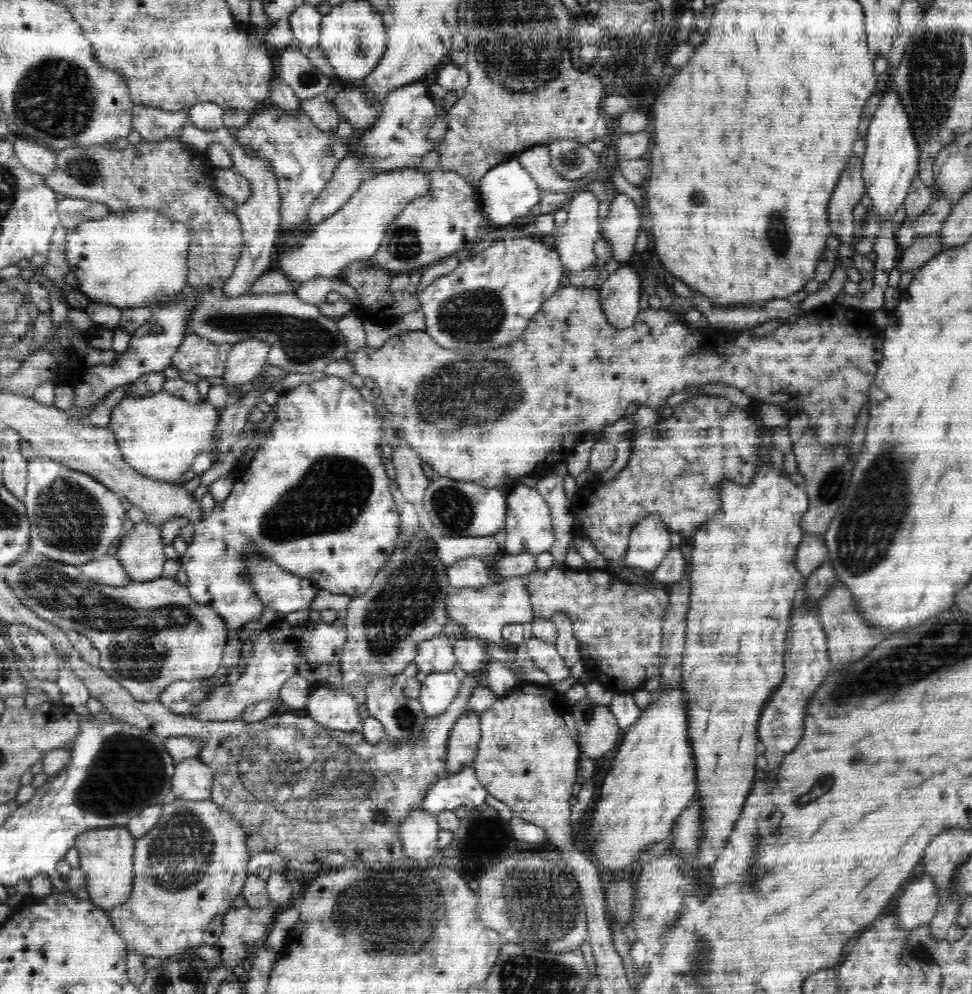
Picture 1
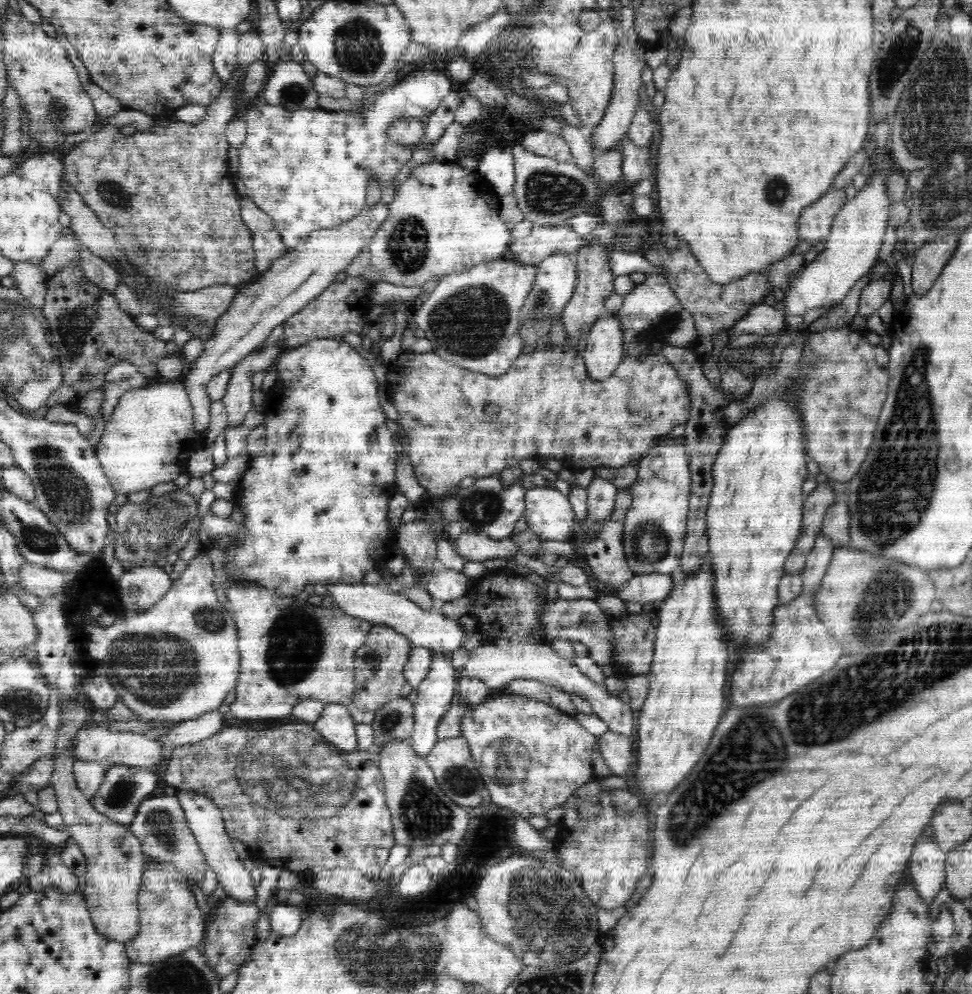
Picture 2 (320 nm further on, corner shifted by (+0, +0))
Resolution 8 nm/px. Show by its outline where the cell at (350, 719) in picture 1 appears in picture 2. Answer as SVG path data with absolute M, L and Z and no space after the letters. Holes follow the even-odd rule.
M324 704L322 716L314 723L315 728L321 735L329 741L334 748L341 749L342 752L355 752L358 746L357 723L350 715L350 706L344 704Z

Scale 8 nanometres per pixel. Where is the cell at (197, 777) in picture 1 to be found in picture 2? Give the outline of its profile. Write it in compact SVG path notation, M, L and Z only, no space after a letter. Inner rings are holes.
M175 790L181 808L184 810L188 826L194 833L200 851L206 857L208 868L214 870L217 874L222 890L231 896L234 900L240 902L250 902L256 899L256 889L252 885L250 873L241 863L241 859L232 847L232 841L224 828L224 819L222 811L214 805L214 803L203 794L198 794L193 790Z

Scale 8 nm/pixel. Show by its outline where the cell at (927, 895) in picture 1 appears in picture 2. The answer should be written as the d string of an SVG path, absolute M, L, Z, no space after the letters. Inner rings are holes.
M924 835L914 846L914 856L910 858L907 868L907 880L913 884L924 901L931 902L944 888L945 853L935 838Z

